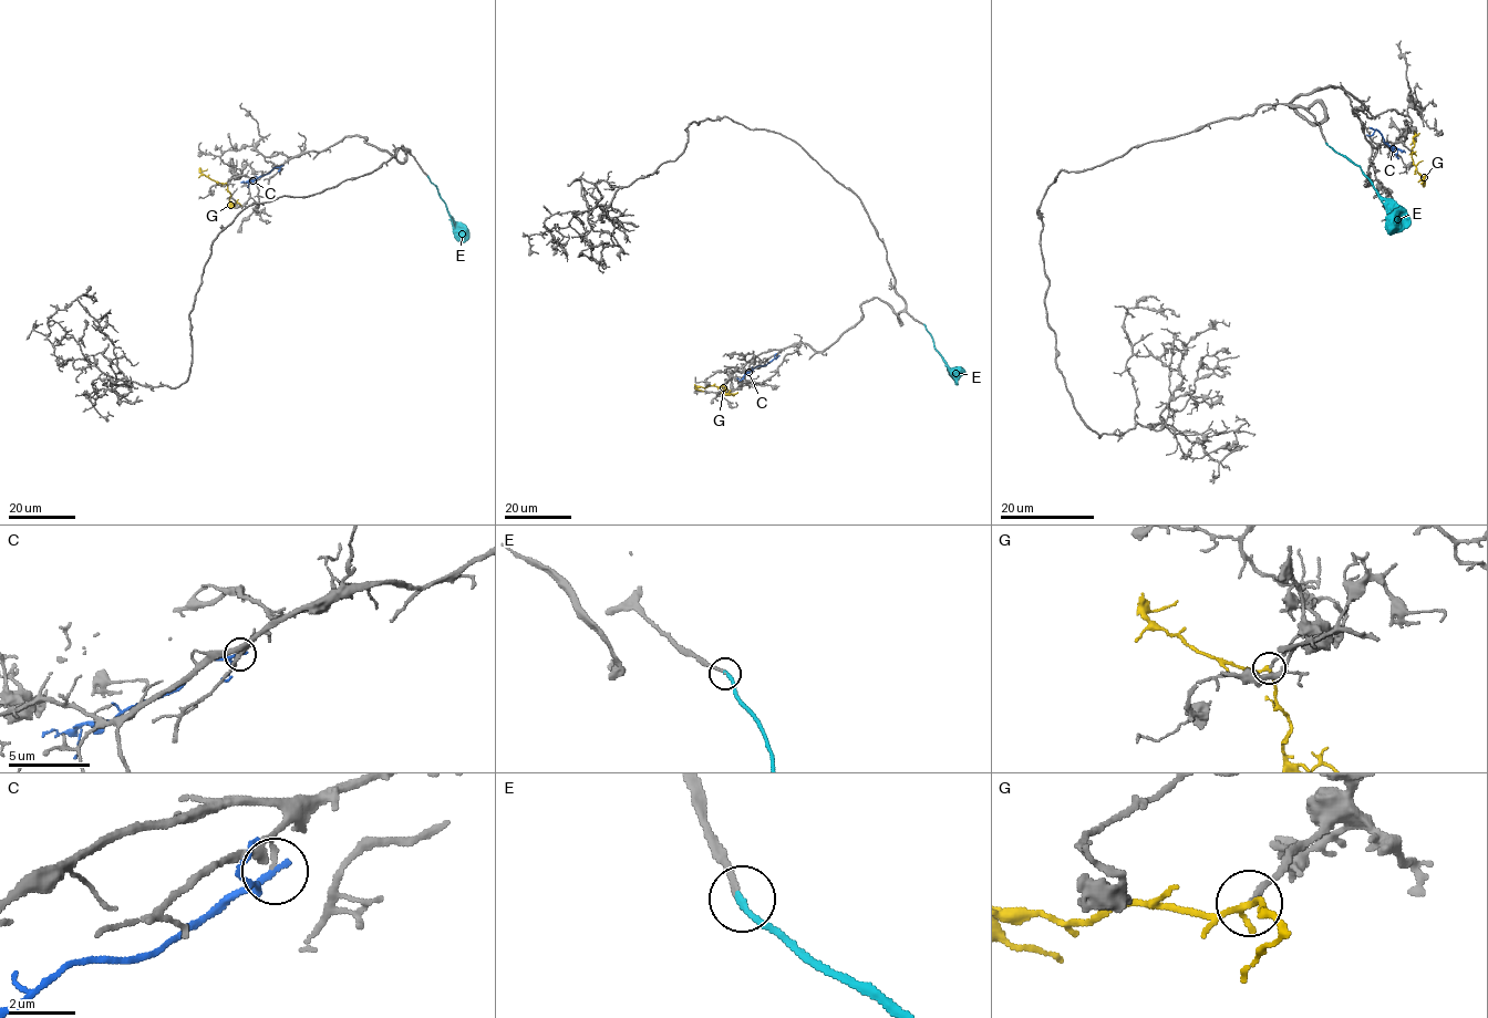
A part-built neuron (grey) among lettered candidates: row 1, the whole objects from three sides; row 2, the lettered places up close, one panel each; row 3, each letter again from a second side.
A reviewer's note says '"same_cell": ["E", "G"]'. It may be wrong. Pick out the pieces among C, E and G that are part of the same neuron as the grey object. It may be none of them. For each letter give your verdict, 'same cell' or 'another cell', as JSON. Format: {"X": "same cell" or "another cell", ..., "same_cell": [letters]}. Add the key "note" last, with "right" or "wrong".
{"C": "another cell", "E": "same cell", "G": "same cell", "same_cell": ["E", "G"], "note": "right"}

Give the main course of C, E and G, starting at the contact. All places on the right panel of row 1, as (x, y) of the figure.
C: (1371, 127), (1388, 145), (1404, 151), (1402, 153)
E: (1326, 143), (1361, 168), (1386, 209), (1387, 222), (1393, 228)
G: (1412, 153), (1413, 138), (1421, 133)

